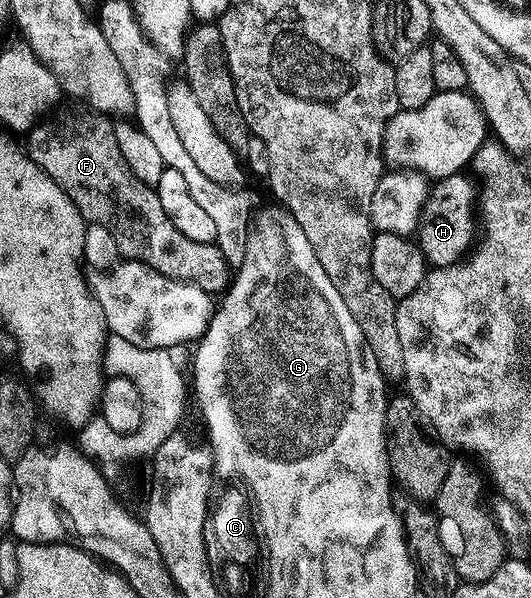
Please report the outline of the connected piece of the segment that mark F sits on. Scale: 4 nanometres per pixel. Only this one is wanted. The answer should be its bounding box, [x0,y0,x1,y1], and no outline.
[24,107,232,295]

